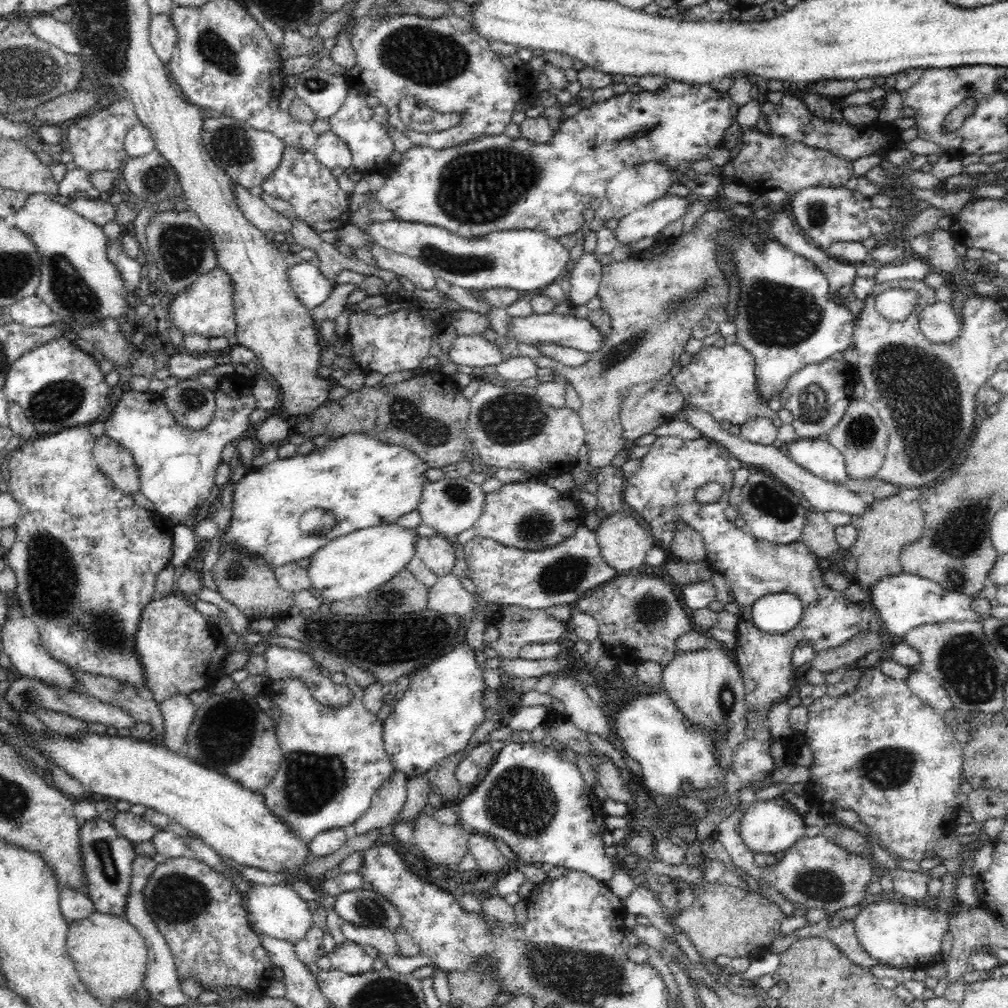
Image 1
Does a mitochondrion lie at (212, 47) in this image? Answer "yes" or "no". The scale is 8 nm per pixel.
yes

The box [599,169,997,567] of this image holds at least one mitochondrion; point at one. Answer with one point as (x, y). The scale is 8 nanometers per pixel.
(920, 391)

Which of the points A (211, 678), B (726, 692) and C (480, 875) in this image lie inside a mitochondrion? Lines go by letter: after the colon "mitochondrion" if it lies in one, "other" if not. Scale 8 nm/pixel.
A: other
B: mitochondrion
C: other

